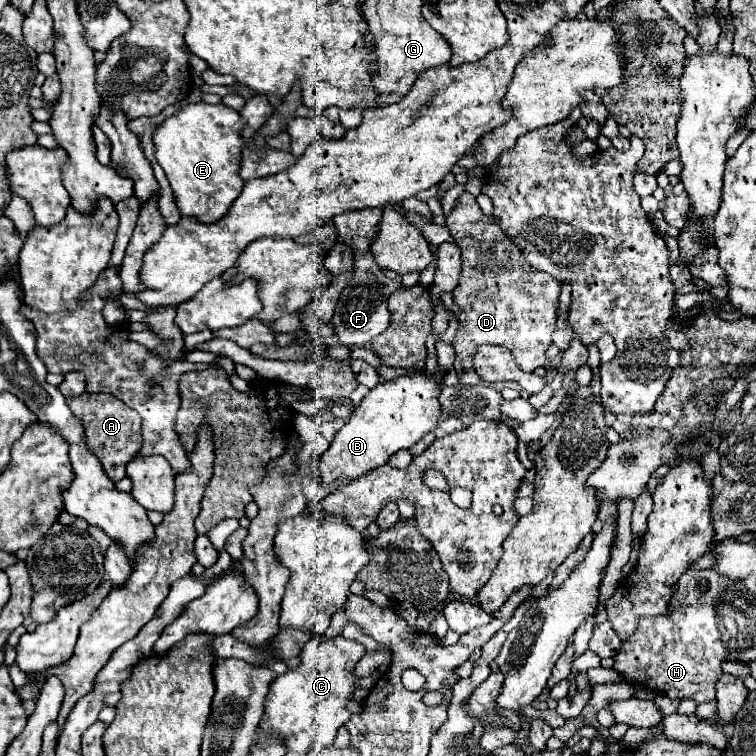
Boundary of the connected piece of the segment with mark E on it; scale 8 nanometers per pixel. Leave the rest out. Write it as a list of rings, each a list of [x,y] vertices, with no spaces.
[[[222,103],[186,105],[158,127],[154,133],[156,159],[170,181],[182,217],[192,217],[198,223],[214,223],[228,213],[244,187],[244,181],[238,177],[244,127],[246,121],[240,113]]]

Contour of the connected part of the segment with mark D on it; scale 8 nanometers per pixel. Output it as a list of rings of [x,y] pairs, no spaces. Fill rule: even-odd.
[[[462,193],[454,209],[446,215],[446,227],[450,229],[456,245],[462,251],[462,275],[458,287],[452,291],[454,301],[462,307],[460,325],[452,347],[456,351],[456,373],[463,385],[486,385],[501,391],[505,387],[520,390],[516,382],[489,383],[474,373],[474,353],[480,345],[492,343],[506,347],[518,367],[532,373],[546,363],[546,349],[552,345],[552,333],[560,311],[560,283],[552,275],[532,269],[524,259],[518,245],[506,235],[492,215],[484,215],[476,203],[476,197]]]

